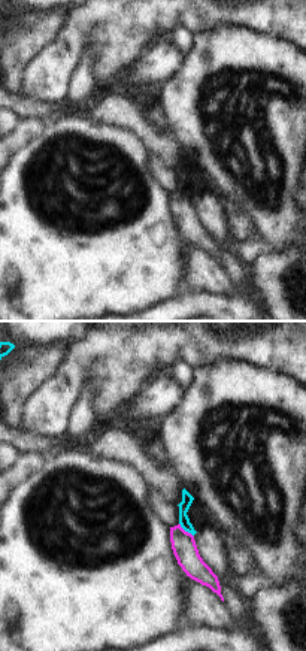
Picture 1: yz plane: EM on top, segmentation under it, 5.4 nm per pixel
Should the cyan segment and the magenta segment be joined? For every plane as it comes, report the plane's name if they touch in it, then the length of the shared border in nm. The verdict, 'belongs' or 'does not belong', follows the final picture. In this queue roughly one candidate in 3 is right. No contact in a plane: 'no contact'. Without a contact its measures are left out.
contact in yz; length 110 nm

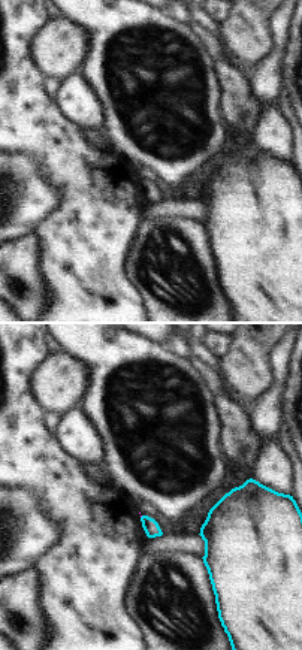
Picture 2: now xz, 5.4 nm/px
no contact

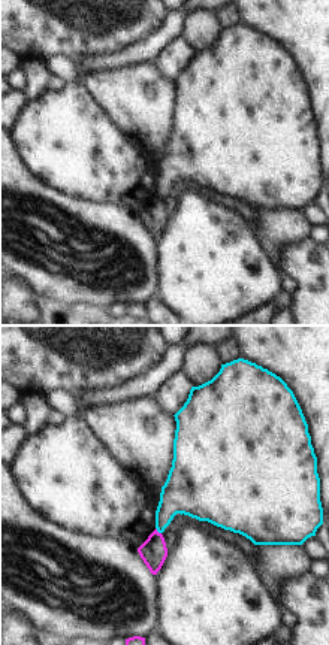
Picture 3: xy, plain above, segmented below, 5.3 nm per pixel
contact in xy; length 50 nm

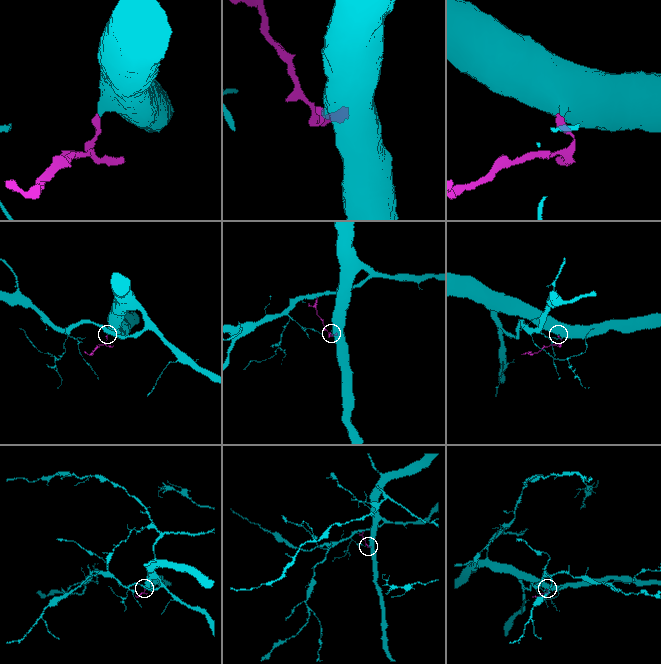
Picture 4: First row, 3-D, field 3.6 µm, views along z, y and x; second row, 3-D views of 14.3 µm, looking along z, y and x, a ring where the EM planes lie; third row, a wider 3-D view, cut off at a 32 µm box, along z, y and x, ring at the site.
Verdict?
does not belong

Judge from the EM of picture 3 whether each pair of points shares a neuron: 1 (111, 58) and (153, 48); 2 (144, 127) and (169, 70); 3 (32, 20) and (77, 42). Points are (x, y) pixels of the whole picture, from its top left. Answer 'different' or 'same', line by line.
1: same
2: different
3: same

